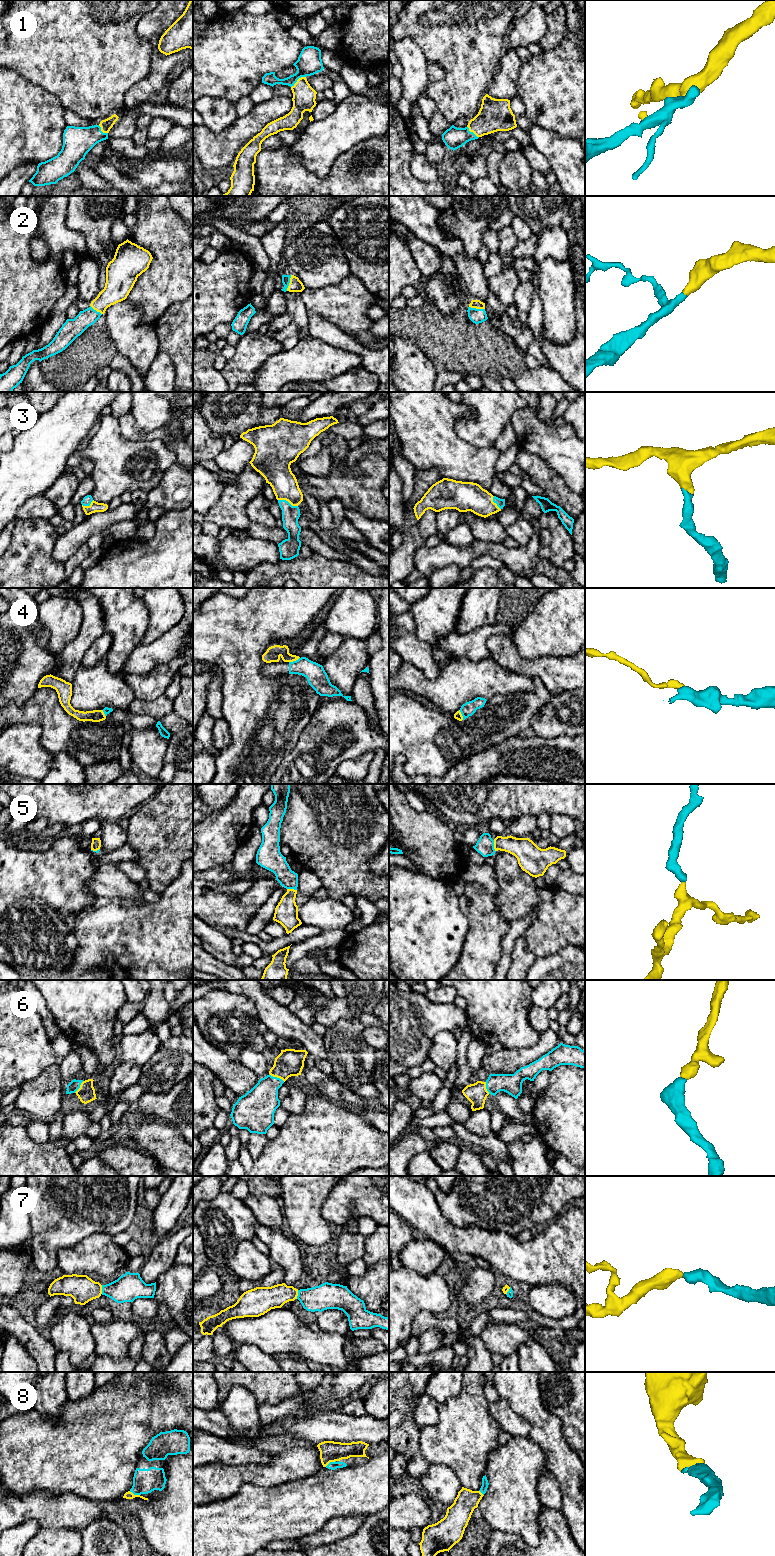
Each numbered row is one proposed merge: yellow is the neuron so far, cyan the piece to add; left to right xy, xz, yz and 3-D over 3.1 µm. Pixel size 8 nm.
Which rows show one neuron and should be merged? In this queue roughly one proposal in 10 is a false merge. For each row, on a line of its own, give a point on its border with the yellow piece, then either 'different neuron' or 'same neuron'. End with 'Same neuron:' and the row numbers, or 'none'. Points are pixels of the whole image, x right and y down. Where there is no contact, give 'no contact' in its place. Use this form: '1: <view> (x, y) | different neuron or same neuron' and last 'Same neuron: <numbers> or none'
1: xz (297, 80) | same neuron
2: xz (289, 283) | same neuron
3: xz (288, 501) | same neuron
4: xz (294, 660) | different neuron
5: yz (494, 846) | same neuron
6: xz (277, 1077) | same neuron
7: xy (101, 1289) | same neuron
8: xy (133, 1494) | same neuron
Same neuron: 1, 2, 3, 5, 6, 7, 8

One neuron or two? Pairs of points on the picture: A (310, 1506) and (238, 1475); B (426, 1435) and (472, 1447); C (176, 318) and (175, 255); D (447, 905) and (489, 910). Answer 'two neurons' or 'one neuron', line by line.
A: two neurons
B: one neuron
C: two neurons
D: two neurons

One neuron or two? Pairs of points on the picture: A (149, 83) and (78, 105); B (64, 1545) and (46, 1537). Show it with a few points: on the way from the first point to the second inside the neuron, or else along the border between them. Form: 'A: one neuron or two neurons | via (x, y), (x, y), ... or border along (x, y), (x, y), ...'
A: two neurons | border along (145, 76), (127, 90), (124, 95), (123, 105)
B: one neuron | via (60, 1545), (54, 1545), (50, 1541)

